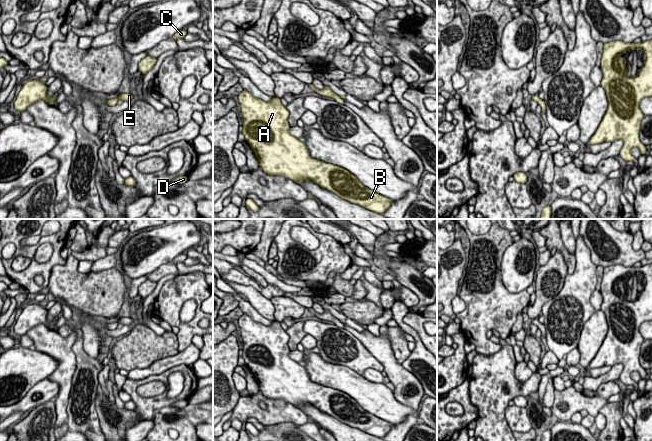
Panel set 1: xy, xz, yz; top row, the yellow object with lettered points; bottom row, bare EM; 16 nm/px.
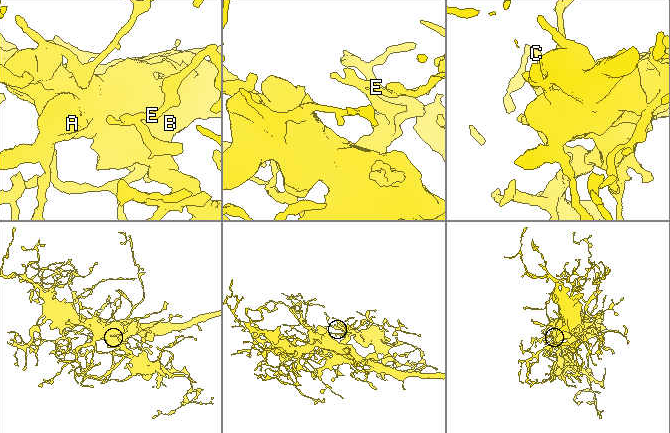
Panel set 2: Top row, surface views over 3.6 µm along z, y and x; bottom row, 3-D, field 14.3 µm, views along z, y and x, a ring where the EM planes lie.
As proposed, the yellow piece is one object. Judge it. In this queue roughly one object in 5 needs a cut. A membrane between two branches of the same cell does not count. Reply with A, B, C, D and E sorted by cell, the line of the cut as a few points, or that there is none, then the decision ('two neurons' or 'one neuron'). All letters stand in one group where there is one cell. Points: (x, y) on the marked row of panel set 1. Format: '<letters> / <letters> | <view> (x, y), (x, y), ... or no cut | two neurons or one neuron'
A B C D E | no cut | one neuron

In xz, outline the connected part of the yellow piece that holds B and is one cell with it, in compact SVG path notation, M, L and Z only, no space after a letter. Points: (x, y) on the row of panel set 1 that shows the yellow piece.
M243 90L238 95L238 101L243 121L242 134L266 174L282 175L298 184L309 179L341 199L378 214L383 214L391 206L391 199L364 186L347 169L311 157L305 143L289 133L289 111L282 105L280 98L275 96L266 102Z

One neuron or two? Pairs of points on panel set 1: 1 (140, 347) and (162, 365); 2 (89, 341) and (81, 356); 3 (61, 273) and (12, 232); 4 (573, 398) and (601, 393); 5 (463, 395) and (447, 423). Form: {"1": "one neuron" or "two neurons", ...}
{"1": "two neurons", "2": "two neurons", "3": "two neurons", "4": "one neuron", "5": "one neuron"}

